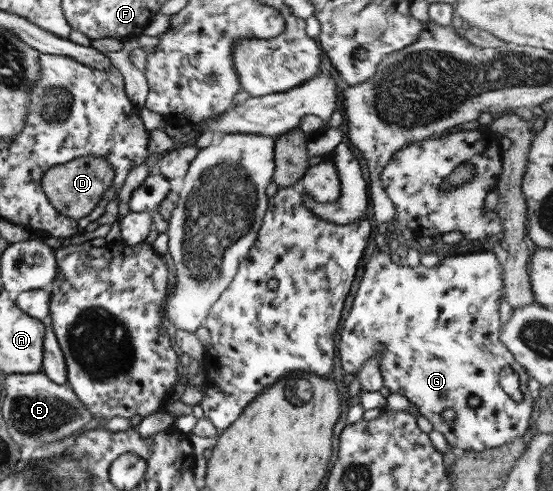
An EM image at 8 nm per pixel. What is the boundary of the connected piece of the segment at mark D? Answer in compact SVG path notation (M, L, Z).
M87 155L48 168L42 173L39 189L59 214L77 220L91 216L94 206L102 201L104 193L112 186L112 179L114 168L106 158Z

